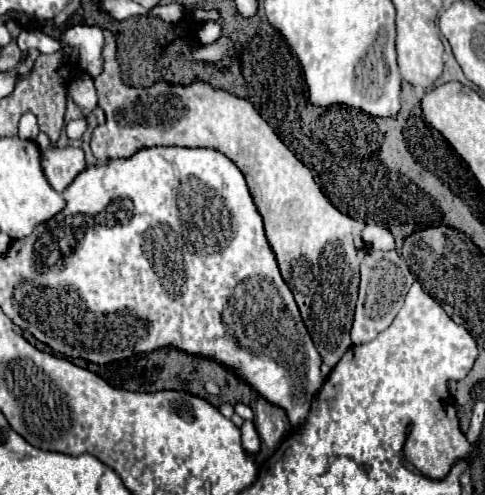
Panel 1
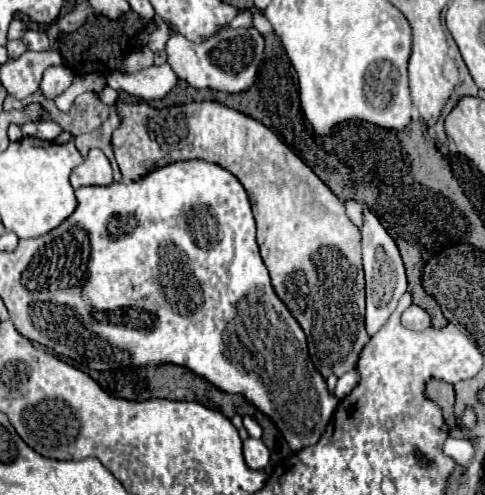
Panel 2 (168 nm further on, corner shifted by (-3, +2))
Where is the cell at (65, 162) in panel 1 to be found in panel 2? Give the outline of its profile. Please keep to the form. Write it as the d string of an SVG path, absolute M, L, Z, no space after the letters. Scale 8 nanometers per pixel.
M91 149L85 161L71 173L71 185L75 189L85 185L111 185L113 181L111 163L101 149Z

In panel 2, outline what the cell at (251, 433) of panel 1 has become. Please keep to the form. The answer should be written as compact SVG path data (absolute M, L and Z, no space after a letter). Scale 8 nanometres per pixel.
M249 437L249 439L243 441L243 457L245 457L245 463L247 463L249 469L257 469L259 471L259 469L267 467L271 453L265 447L263 441Z

